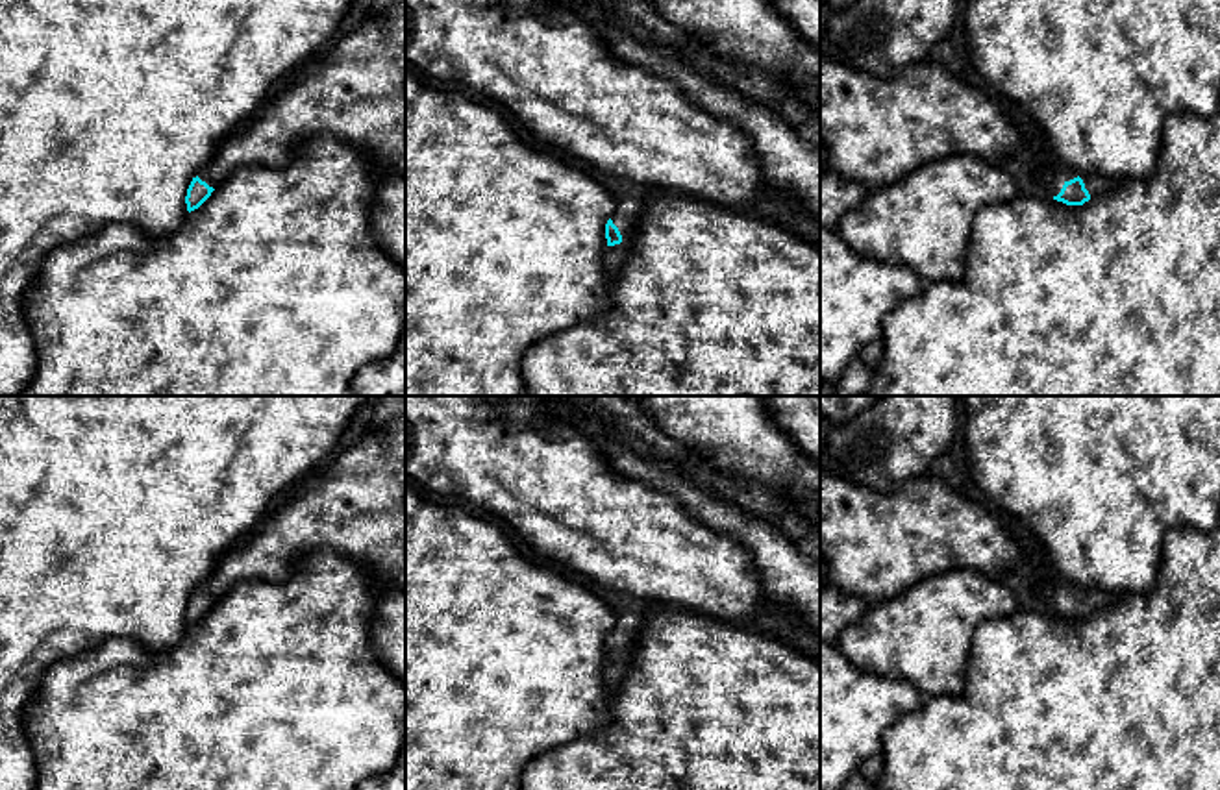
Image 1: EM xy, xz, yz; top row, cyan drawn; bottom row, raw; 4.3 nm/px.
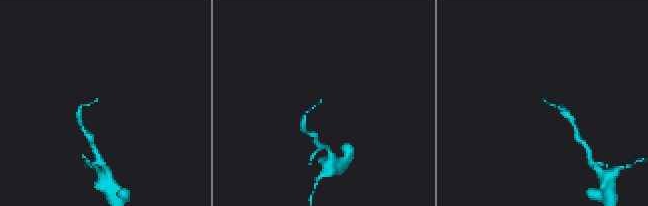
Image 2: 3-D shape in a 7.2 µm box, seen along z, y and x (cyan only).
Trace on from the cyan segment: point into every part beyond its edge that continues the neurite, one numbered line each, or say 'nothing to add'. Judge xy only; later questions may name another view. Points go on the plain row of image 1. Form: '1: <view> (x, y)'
1: xy (354, 504)

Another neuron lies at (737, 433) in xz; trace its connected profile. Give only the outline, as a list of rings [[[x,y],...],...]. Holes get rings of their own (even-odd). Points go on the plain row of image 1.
[[[763,396],[629,398],[718,470],[776,490],[820,525],[820,464],[778,426]]]

